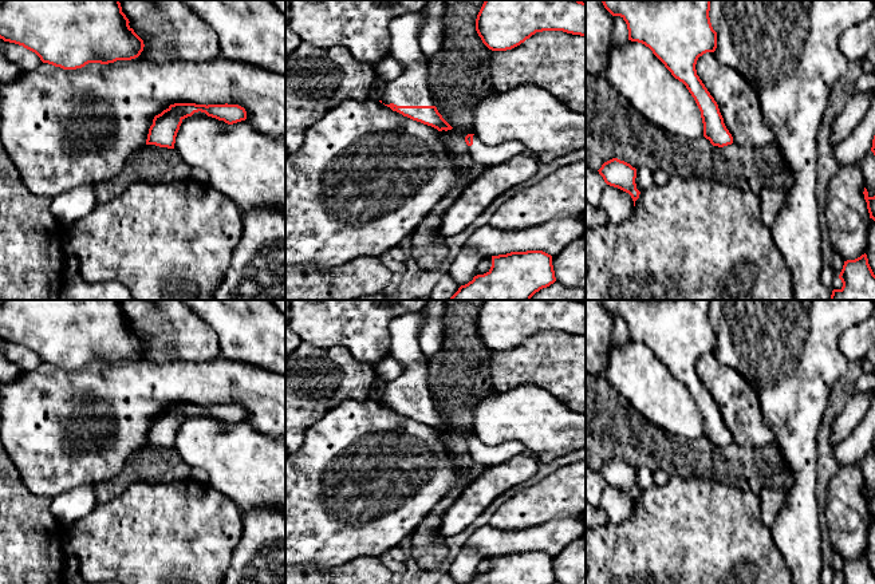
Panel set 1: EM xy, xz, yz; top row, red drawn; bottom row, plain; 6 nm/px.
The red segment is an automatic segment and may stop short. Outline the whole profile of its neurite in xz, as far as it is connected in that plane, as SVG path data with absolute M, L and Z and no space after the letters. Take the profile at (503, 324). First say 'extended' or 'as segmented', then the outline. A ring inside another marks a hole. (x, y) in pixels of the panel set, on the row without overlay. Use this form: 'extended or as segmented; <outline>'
as segmented; M485 300L476 319L476 331L492 351L512 350L543 331L586 336L586 303L580 300Z

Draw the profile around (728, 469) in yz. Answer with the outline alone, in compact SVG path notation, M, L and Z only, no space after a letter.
M586 372L586 465L599 470L602 465L618 458L638 469L649 467L653 473L663 470L670 477L714 478L726 485L748 489L757 496L768 488L785 494L792 476L776 443L764 447L718 447L705 437L687 439L673 437L641 415L602 375Z

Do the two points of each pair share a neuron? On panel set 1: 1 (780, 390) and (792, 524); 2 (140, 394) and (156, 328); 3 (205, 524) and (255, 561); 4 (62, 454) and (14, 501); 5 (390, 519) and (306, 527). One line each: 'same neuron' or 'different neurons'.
1: same neuron
2: different neurons
3: different neurons
4: different neurons
5: same neuron

